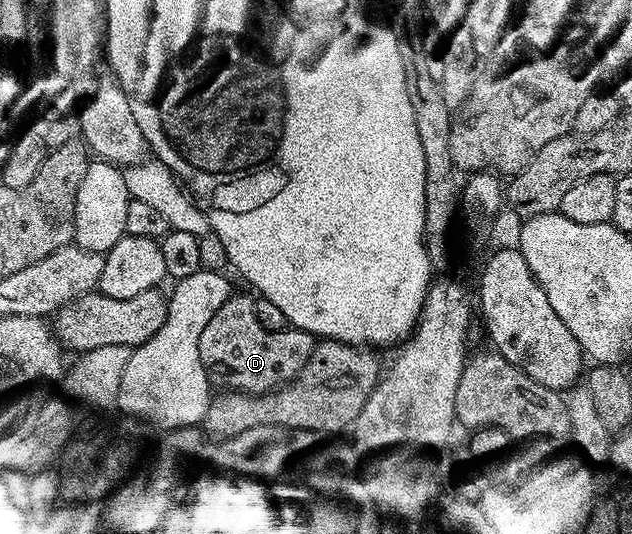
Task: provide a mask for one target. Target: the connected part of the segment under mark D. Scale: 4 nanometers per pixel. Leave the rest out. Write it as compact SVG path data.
M233 293L226 305L210 317L206 329L202 329L198 349L202 353L202 365L217 384L224 383L220 385L233 391L265 395L289 383L304 368L317 340L308 331L266 329L266 325L258 321L256 299L248 295Z

